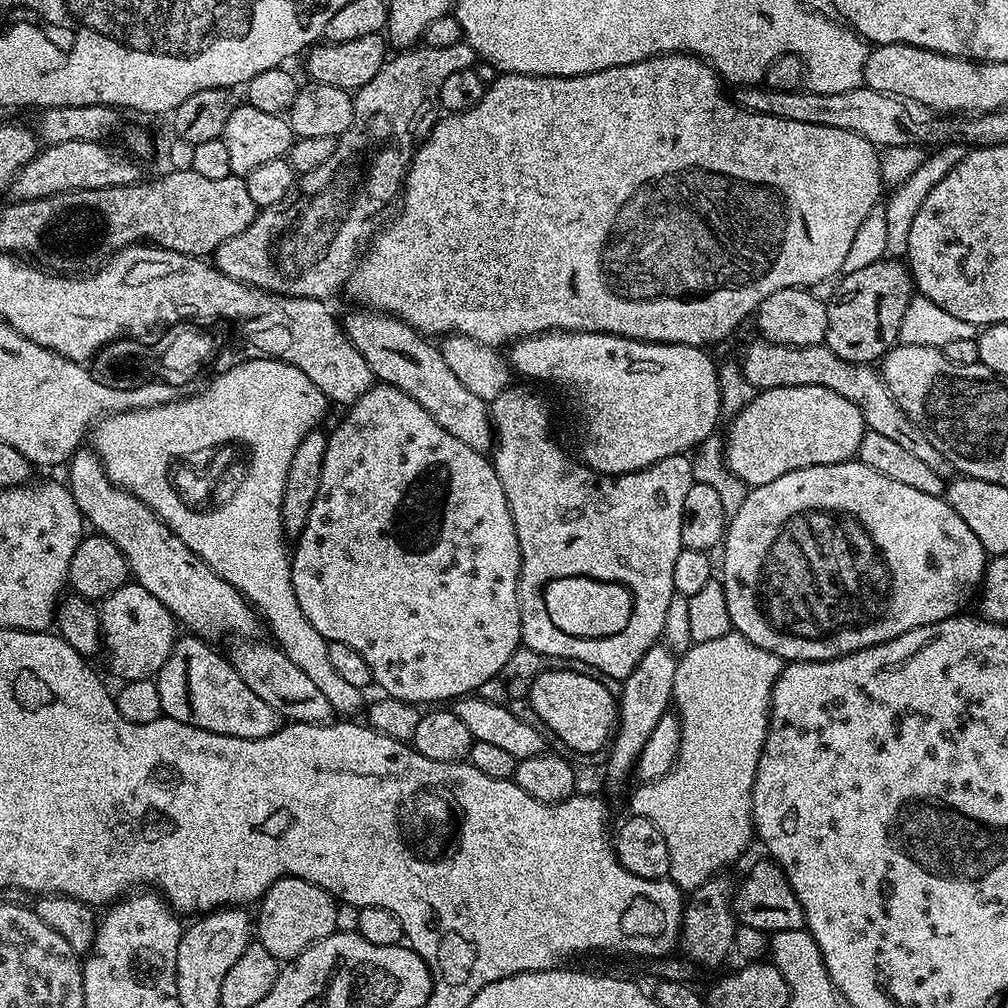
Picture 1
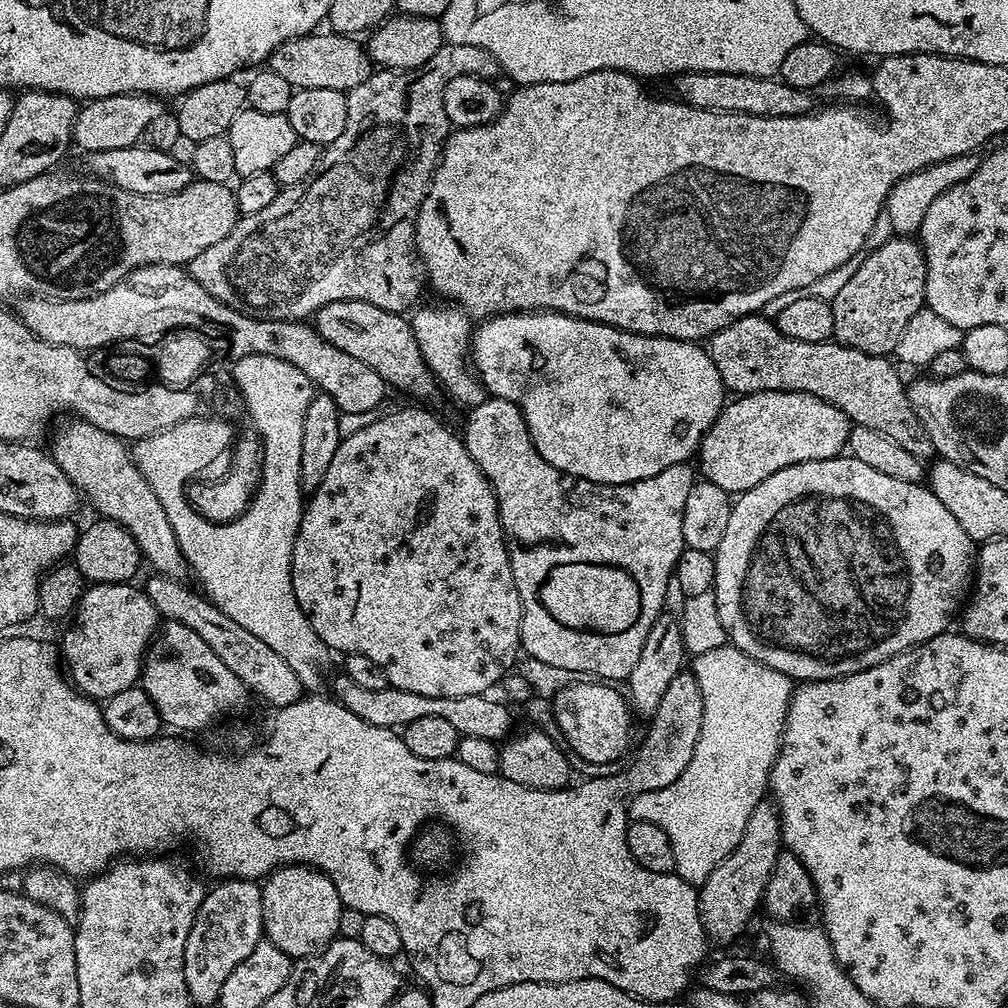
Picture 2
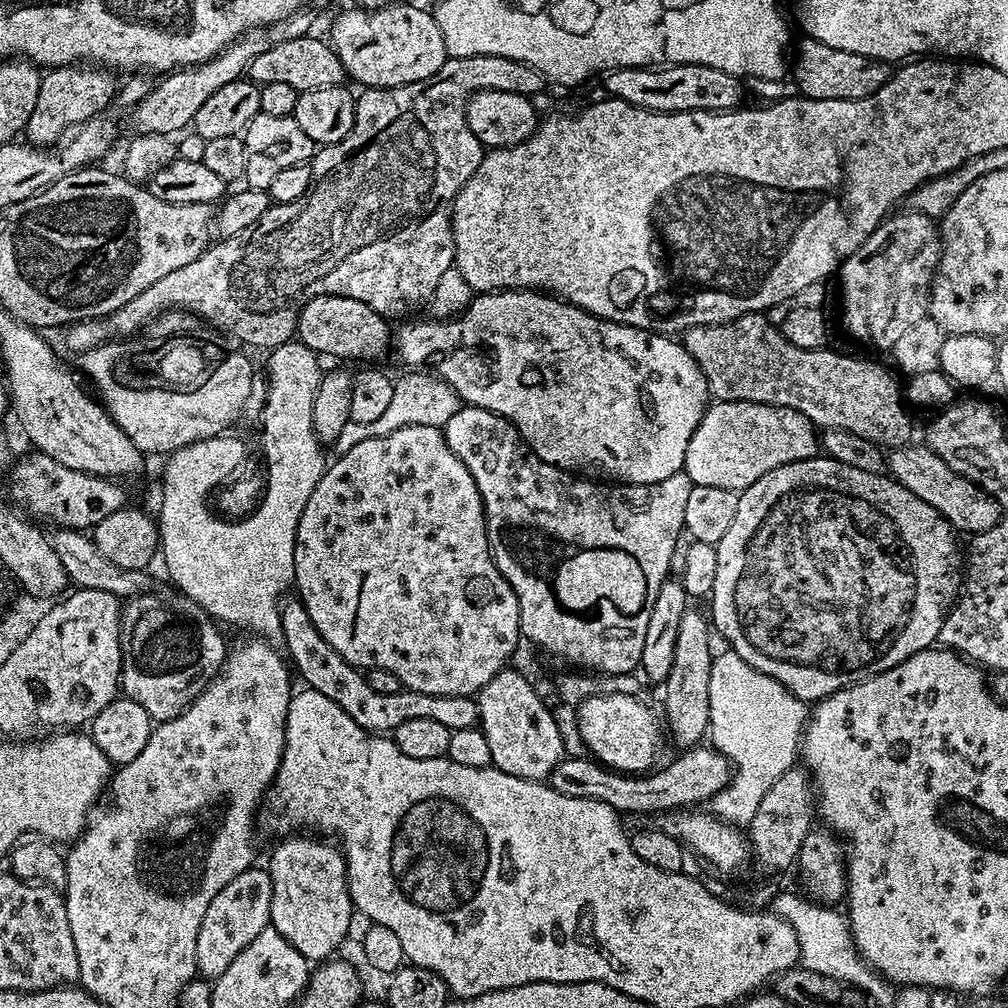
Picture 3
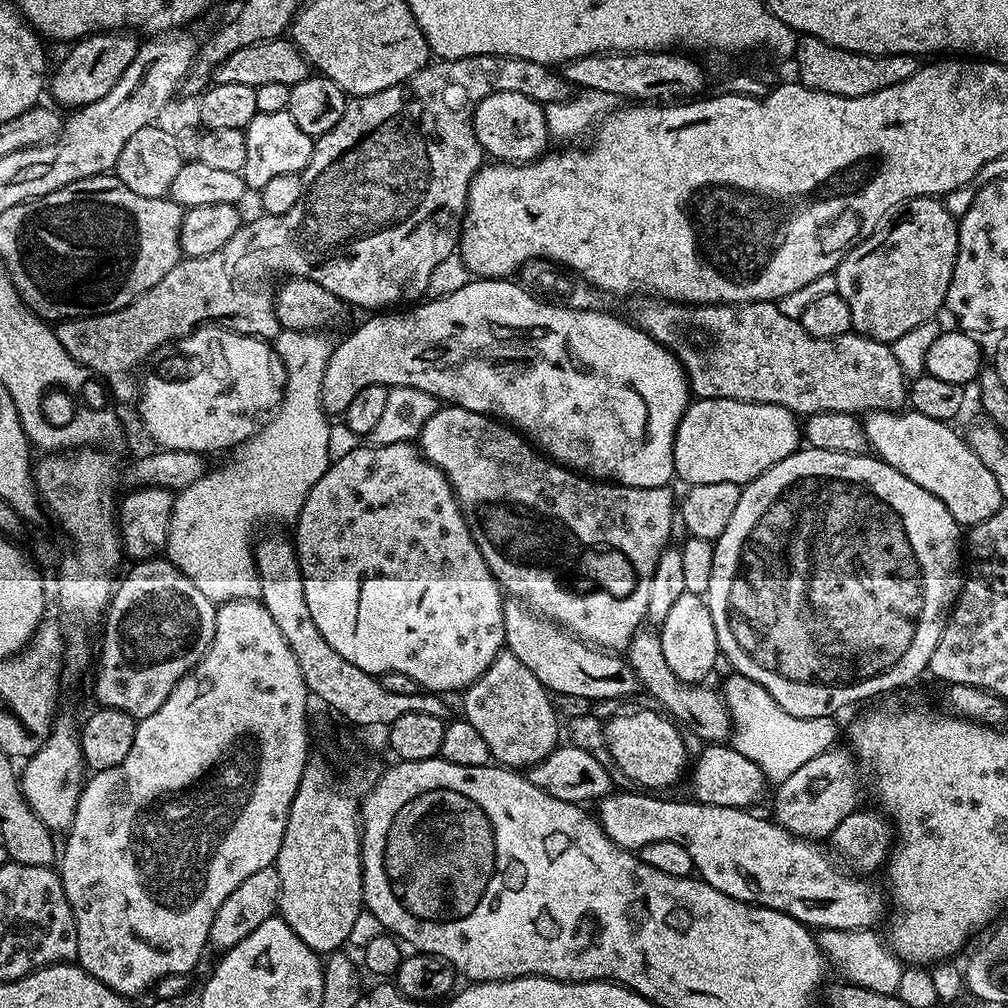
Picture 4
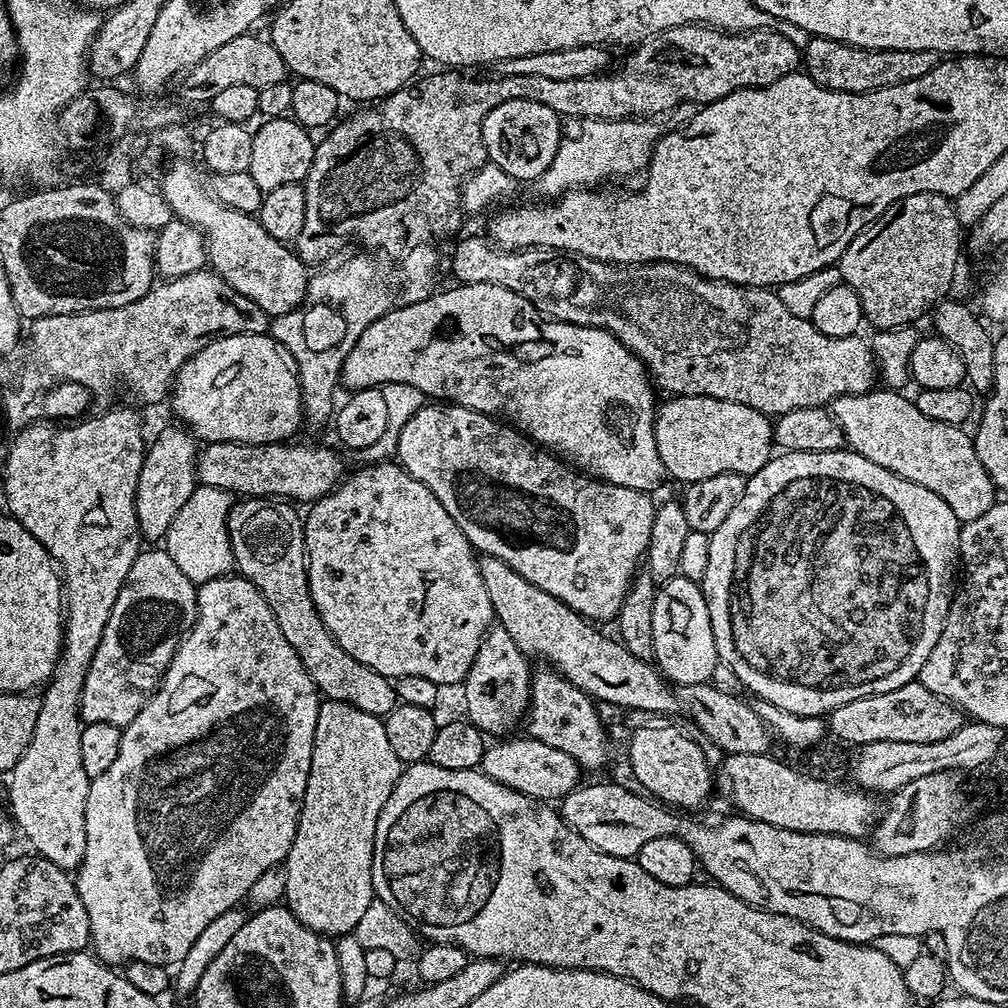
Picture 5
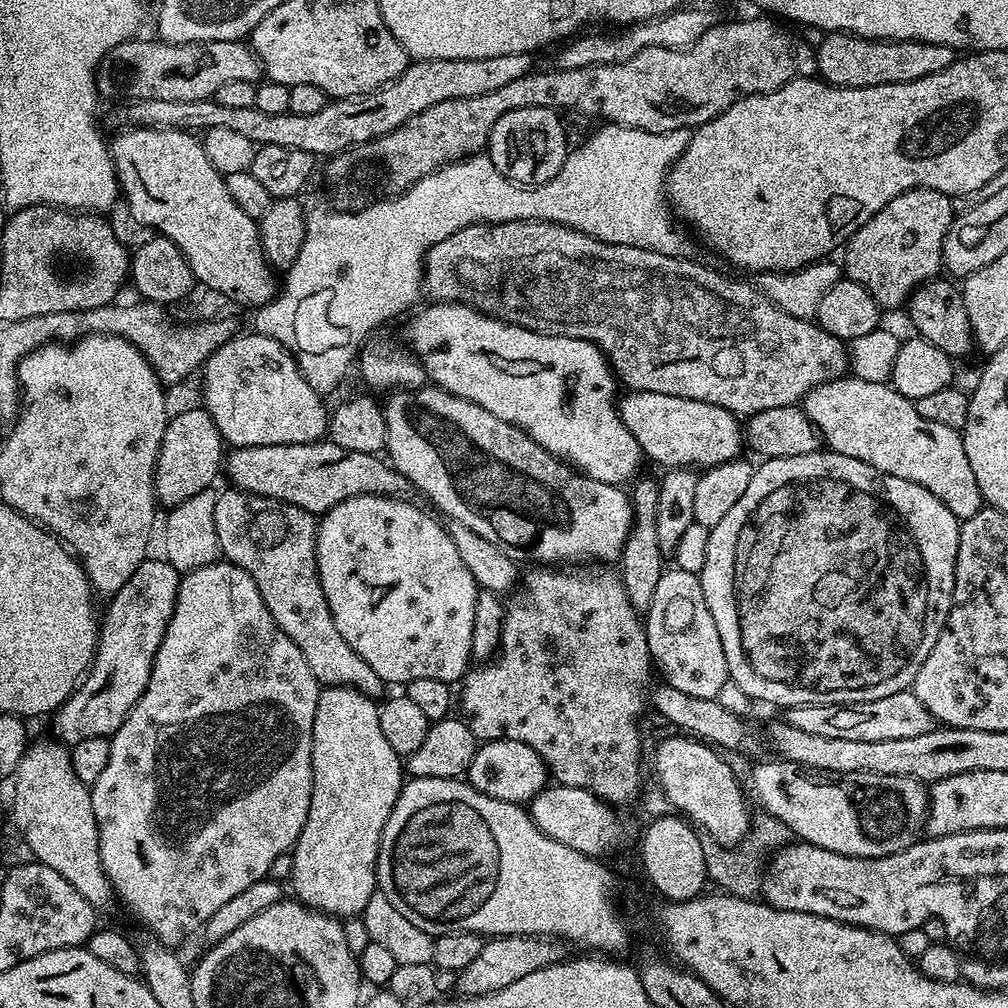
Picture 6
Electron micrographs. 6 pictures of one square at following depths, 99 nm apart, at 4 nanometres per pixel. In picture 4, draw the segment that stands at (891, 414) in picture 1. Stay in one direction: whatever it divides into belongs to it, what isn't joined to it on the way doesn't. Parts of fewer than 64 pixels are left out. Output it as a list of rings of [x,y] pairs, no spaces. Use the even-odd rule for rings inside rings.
[[[636,298],[631,301],[632,304],[626,313],[627,319],[636,327],[640,328],[650,338],[654,338],[662,345],[668,348],[676,355],[676,361],[684,367],[684,373],[688,375],[688,387],[693,397],[709,400],[710,398],[730,398],[731,400],[741,400],[750,402],[753,400],[756,404],[773,404],[782,406],[786,410],[799,414],[807,418],[815,412],[851,412],[853,414],[867,414],[870,412],[895,412],[905,407],[908,399],[909,381],[904,375],[902,366],[898,366],[898,358],[894,358],[891,347],[884,344],[881,340],[872,340],[869,336],[859,334],[849,334],[839,336],[833,340],[819,340],[811,336],[799,320],[786,318],[782,314],[779,303],[771,300],[759,300],[749,304],[677,304],[675,302],[661,302],[656,298]]]

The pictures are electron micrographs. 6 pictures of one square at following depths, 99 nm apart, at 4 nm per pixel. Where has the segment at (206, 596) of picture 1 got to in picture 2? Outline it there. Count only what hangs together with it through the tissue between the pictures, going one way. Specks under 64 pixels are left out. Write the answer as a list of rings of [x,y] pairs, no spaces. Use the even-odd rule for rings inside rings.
[[[79,418],[69,421],[69,424],[57,430],[50,447],[50,454],[62,466],[62,474],[70,478],[81,497],[85,501],[89,500],[100,511],[99,515],[103,519],[121,524],[132,535],[140,547],[141,557],[147,567],[148,564],[152,567],[153,573],[173,578],[183,577],[186,565],[174,534],[174,526],[170,518],[166,518],[166,510],[162,510],[158,494],[154,494],[150,482],[146,482],[132,460],[129,445],[106,430],[98,430],[98,426],[90,422]]]

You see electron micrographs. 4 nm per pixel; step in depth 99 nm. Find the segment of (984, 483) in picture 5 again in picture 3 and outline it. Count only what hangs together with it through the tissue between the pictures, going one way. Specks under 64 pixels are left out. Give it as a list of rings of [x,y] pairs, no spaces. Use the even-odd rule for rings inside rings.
[[[935,447],[904,448],[896,456],[895,479],[905,484],[910,491],[934,506],[957,533],[975,534],[990,530],[998,523],[1002,515],[1002,505],[995,495],[984,488],[979,488],[972,480],[959,476]]]

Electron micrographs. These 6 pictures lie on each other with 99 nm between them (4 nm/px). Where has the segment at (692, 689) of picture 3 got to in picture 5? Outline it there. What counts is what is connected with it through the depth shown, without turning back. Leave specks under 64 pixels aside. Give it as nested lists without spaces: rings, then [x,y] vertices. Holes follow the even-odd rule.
[[[675,576],[659,585],[654,598],[654,626],[652,627],[652,656],[661,673],[673,685],[706,684],[713,679],[718,665],[714,630],[710,626],[710,610],[704,597],[703,587],[697,581],[685,576]]]

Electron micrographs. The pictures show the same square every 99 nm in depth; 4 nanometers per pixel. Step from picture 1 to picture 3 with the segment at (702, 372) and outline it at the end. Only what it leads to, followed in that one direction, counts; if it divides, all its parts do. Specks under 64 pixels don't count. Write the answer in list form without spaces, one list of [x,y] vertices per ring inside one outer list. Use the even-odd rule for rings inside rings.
[[[505,290],[502,292],[486,292],[483,294],[473,295],[472,299],[468,301],[463,312],[459,313],[455,318],[427,318],[421,324],[408,324],[400,333],[395,333],[394,336],[394,352],[400,355],[400,360],[412,370],[428,369],[435,373],[436,376],[444,380],[449,384],[455,395],[459,397],[465,405],[473,408],[481,408],[482,410],[490,410],[494,414],[498,414],[504,420],[514,425],[516,431],[520,434],[520,439],[524,441],[527,451],[531,453],[533,457],[542,462],[546,462],[554,468],[561,468],[563,472],[570,472],[573,474],[579,474],[584,478],[595,478],[600,482],[619,482],[622,484],[653,484],[654,482],[662,482],[662,478],[670,478],[670,474],[678,474],[684,467],[684,459],[686,458],[686,446],[690,446],[690,438],[694,434],[694,430],[698,426],[698,422],[702,422],[704,412],[708,409],[710,403],[710,393],[708,391],[708,383],[706,378],[702,374],[702,370],[698,366],[698,362],[694,362],[694,358],[686,351],[683,343],[679,339],[673,338],[671,335],[662,332],[647,332],[641,328],[635,328],[634,326],[626,326],[625,324],[619,324],[618,322],[610,322],[609,320],[603,320],[597,316],[591,316],[588,312],[583,312],[581,308],[574,308],[570,304],[564,303],[563,300],[551,295],[545,294],[539,290]]]

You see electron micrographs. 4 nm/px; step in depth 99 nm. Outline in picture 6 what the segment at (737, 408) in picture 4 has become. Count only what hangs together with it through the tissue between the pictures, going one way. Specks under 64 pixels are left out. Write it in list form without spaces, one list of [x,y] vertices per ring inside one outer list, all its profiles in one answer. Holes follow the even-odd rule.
[[[629,391],[627,395],[618,404],[622,422],[626,430],[634,434],[641,453],[647,459],[649,456],[654,463],[661,464],[661,469],[713,468],[722,462],[737,459],[741,455],[740,447],[745,447],[746,436],[741,421],[723,406],[657,392]]]

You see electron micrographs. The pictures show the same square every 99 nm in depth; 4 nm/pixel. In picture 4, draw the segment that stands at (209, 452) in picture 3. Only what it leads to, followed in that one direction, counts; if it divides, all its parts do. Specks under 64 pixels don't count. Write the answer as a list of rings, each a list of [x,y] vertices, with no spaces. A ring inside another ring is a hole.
[[[281,330],[280,333],[278,333],[274,341],[274,352],[275,355],[280,357],[281,364],[284,365],[284,398],[280,401],[279,408],[275,409],[274,415],[267,421],[269,424],[266,425],[265,428],[263,425],[252,439],[245,440],[243,444],[237,444],[234,449],[234,455],[236,455],[236,457],[234,457],[225,468],[213,467],[211,470],[205,472],[202,478],[198,478],[198,482],[181,488],[175,493],[172,502],[172,525],[170,526],[168,547],[166,549],[167,559],[172,561],[175,568],[182,570],[182,574],[186,574],[191,578],[194,582],[194,586],[198,586],[198,590],[202,590],[202,594],[206,594],[206,598],[210,598],[214,602],[223,602],[226,600],[254,600],[259,597],[260,583],[258,582],[258,574],[256,573],[252,527],[254,527],[255,524],[264,524],[267,520],[295,521],[302,510],[302,506],[306,502],[306,498],[310,494],[310,490],[314,486],[314,482],[318,482],[318,478],[322,478],[322,474],[329,466],[330,461],[327,454],[327,446],[329,445],[330,437],[328,433],[330,417],[322,406],[322,374],[326,370],[326,362],[330,362],[330,354],[332,353],[334,344],[333,341],[328,341],[324,335],[325,333],[320,330],[314,332],[290,332]]]

